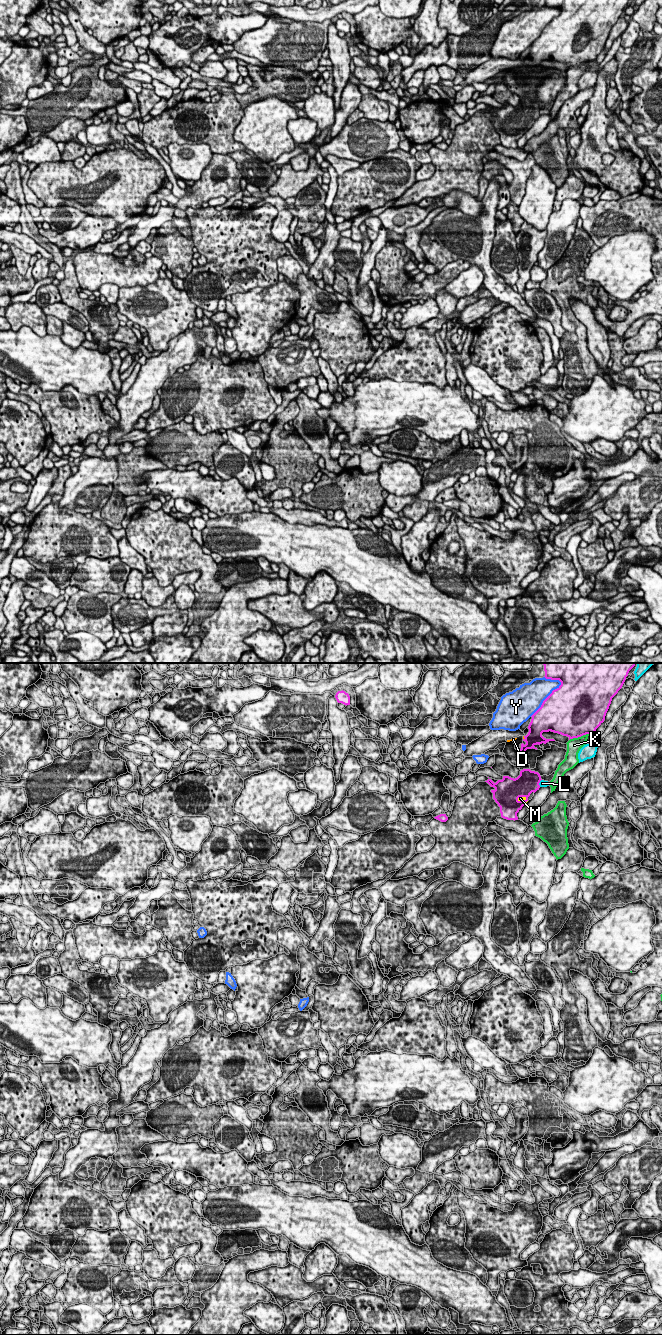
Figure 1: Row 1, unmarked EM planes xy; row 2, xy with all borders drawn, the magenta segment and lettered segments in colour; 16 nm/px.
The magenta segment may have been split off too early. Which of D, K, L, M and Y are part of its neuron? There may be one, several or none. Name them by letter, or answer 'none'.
M

